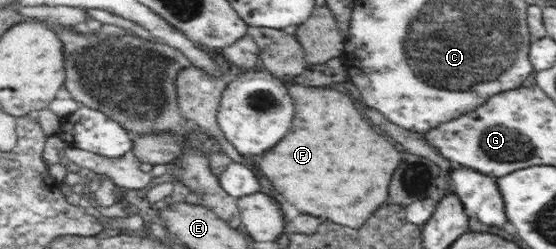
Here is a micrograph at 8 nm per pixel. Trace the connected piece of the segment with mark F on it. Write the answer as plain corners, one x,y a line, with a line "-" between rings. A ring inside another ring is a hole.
288,84
288,94
294,101
295,119
289,135
260,155
260,171
287,201
291,201
299,211
331,219
336,224
358,228
369,219
369,215
387,199
387,187
393,171
397,169
401,157
399,151
381,137
355,109
349,96
328,86
309,87

